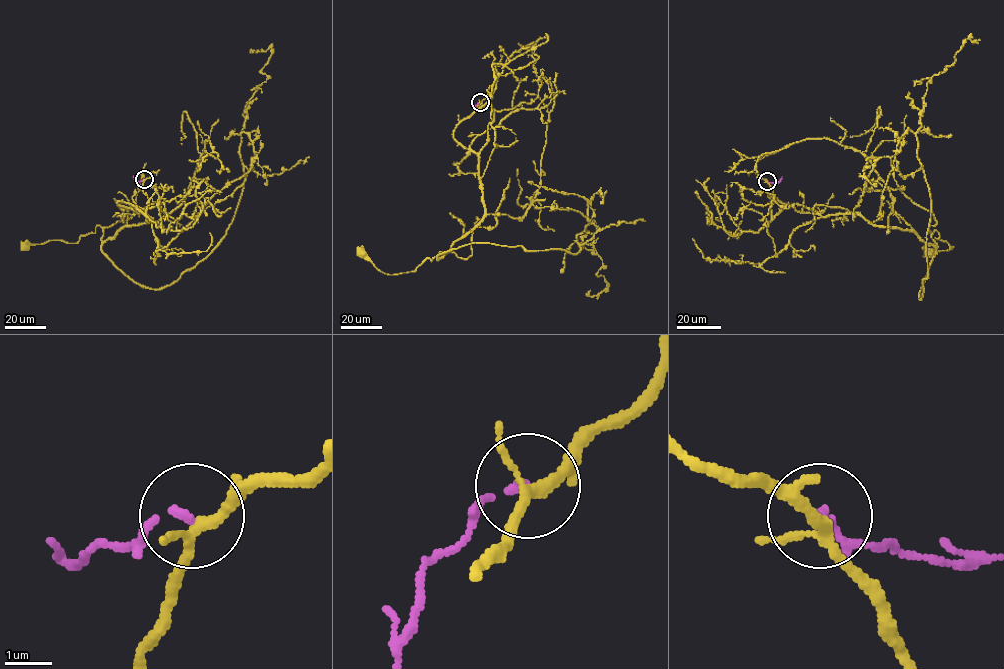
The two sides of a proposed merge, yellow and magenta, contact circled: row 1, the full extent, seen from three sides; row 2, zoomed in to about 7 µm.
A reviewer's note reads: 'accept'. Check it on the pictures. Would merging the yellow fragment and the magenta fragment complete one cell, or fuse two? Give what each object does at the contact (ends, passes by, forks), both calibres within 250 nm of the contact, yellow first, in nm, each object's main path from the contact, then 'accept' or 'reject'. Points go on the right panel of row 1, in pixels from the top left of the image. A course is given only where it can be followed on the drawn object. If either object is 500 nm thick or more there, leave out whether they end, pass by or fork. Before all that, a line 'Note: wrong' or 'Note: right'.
Note: wrong
yellow forks | magenta ends | 200/170 nm | yellow via (767, 181), (772, 217), (795, 204), (824, 216), (855, 213), (935, 247), (936, 230), (953, 246), (930, 252) | magenta via (766, 181), (778, 182), (781, 176) | reject

